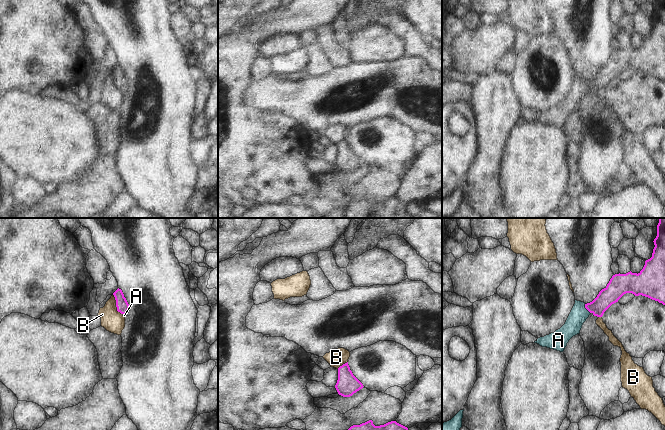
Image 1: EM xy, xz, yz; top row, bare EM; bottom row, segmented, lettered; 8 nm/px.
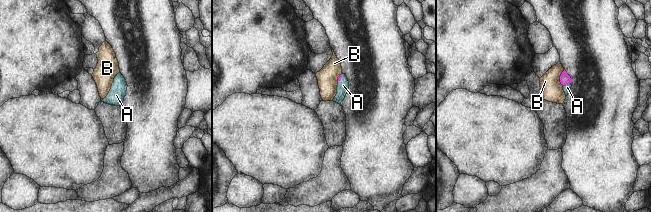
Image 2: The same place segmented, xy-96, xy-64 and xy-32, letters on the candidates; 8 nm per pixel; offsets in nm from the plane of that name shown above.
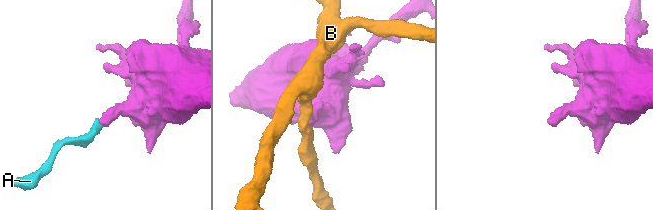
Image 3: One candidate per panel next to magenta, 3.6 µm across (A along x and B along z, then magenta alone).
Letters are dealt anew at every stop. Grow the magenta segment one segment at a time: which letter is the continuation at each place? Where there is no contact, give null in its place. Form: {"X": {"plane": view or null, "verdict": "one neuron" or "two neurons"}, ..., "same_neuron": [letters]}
{"A": {"plane": "yz", "verdict": "one neuron"}, "B": {"plane": "xy", "verdict": "two neurons"}, "same_neuron": ["A"]}

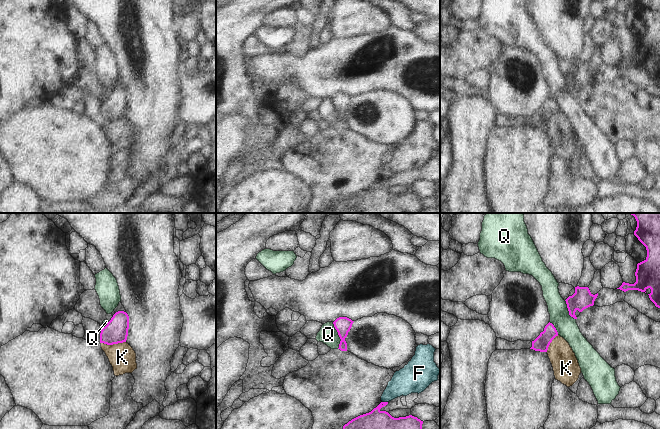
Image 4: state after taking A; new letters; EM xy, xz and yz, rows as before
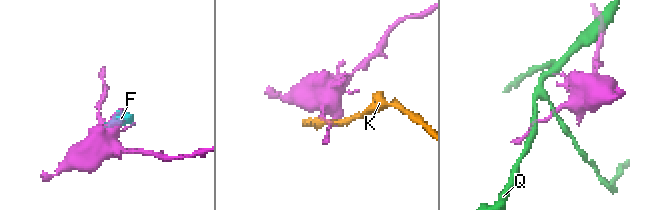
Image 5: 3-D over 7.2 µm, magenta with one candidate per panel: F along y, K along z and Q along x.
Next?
{"F": {"plane": "xz", "verdict": "two neurons"}, "K": {"plane": "xy", "verdict": "two neurons"}, "Q": {"plane": "xz", "verdict": "two neurons"}, "same_neuron": []}

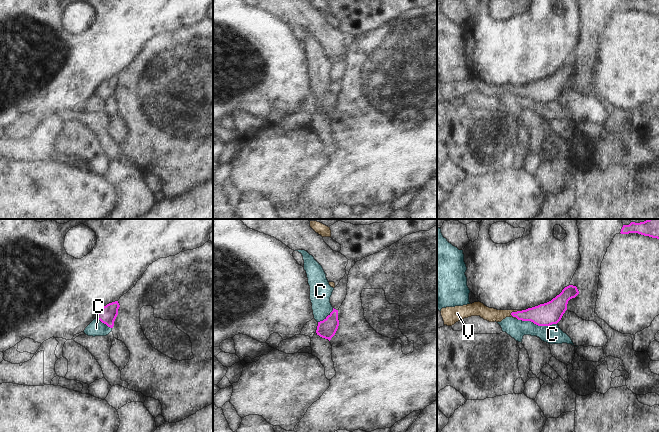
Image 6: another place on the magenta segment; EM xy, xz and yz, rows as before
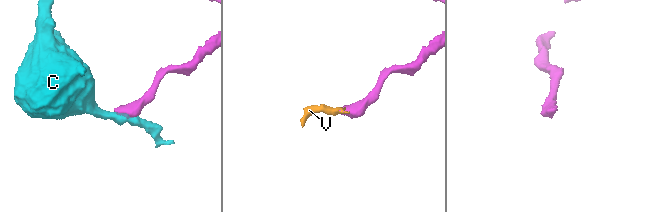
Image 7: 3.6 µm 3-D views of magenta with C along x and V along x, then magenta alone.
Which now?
{"C": {"plane": "yz", "verdict": "two neurons"}, "V": {"plane": "yz", "verdict": "one neuron"}, "same_neuron": ["V"]}

